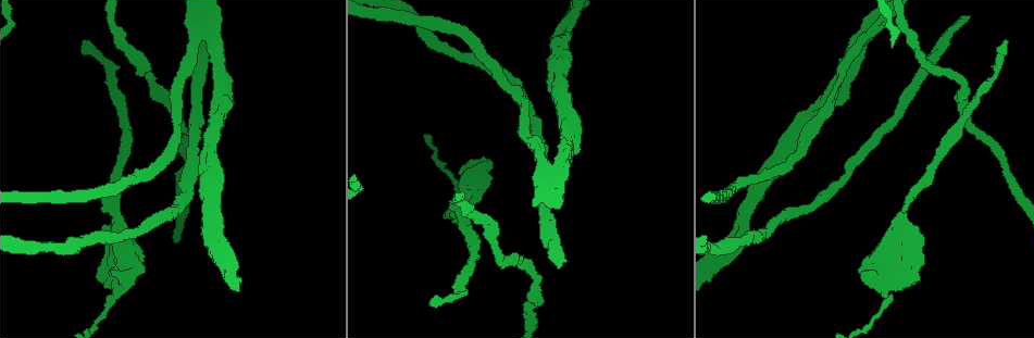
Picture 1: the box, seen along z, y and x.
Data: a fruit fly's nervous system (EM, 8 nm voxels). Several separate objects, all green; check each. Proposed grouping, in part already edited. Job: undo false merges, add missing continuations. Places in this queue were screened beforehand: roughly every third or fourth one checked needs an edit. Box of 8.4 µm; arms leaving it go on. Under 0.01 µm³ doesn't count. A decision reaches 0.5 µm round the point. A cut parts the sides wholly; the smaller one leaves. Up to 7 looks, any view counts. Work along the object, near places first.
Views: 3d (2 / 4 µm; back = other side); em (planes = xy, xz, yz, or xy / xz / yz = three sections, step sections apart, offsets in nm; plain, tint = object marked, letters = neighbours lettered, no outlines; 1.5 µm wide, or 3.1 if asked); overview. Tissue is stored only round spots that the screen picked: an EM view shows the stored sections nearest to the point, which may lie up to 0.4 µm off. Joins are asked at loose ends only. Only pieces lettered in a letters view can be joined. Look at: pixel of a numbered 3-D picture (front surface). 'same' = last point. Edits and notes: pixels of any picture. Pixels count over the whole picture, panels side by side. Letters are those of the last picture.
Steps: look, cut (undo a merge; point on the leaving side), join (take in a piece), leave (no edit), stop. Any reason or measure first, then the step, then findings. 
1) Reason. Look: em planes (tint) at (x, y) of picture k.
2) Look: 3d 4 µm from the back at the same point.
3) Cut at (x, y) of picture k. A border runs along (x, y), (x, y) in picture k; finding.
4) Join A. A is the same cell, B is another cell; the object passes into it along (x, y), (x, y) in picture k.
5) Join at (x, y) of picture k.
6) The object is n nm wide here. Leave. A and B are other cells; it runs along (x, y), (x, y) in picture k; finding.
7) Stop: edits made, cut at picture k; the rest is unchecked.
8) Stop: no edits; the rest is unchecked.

Long arm stops here. Look: 3d 4 µm at (1006, 39) of picture 1.

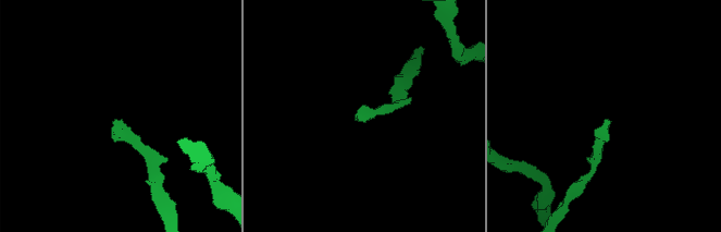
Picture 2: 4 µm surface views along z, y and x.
Shape alone is not enough. Look: em xy step 4 (letters) at (607, 121) of picture 2.

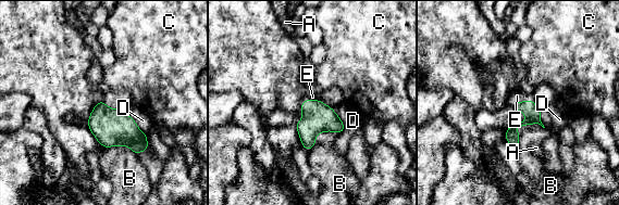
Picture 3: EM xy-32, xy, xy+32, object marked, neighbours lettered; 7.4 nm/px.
The longest contact is with B, 240 nm. Join E. E is the same cell, A, B, C and D are other cells; the object passes into it along (528, 107), (520, 101), (517, 95) in picture 3; the neuron continues.

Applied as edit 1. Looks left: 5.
Three-way junction. Look: em xz step 4 (tint) at (206, 22) of picture 1.

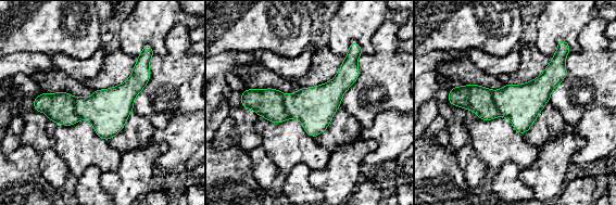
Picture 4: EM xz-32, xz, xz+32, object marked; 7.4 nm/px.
What lies round it. Look: em xz step 4 (letters) at the same point.

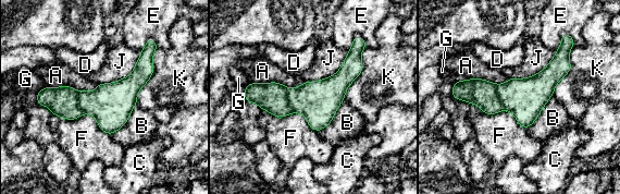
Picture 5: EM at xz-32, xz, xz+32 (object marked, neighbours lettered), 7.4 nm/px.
The object is 300 nm wide here. Leave. A, B, C, D, E, F, G, J and K are other cells; continuous, no second neuron.

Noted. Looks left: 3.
Free end. Look: 3d 2 µm at (559, 268) of picture 1.

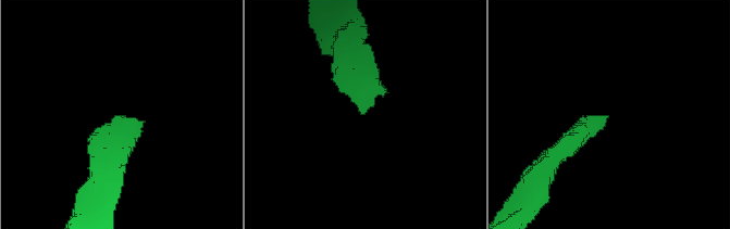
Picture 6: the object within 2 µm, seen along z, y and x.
Look: em xy step 8 (letters) at (364, 114) of picture 6.

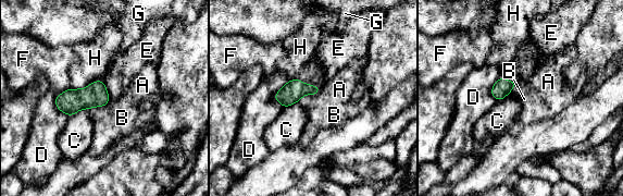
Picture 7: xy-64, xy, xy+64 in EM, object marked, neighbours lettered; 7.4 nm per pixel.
Look: em planes (letters) at the same point.

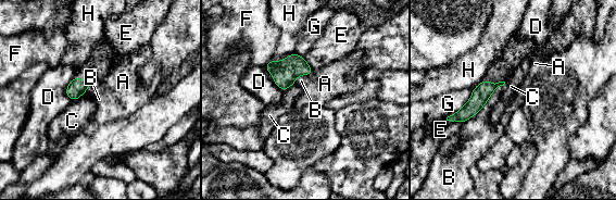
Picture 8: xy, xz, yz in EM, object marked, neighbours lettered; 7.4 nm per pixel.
The longest contact is with B, 420 nm. Leave. A, B, C, D, E, F, G and H are other cells; a border runs along (85, 91), (72, 101) in picture 8; none of them fits.

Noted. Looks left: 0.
Stop: edits made, join at picture 3; the rest is unchecked.

